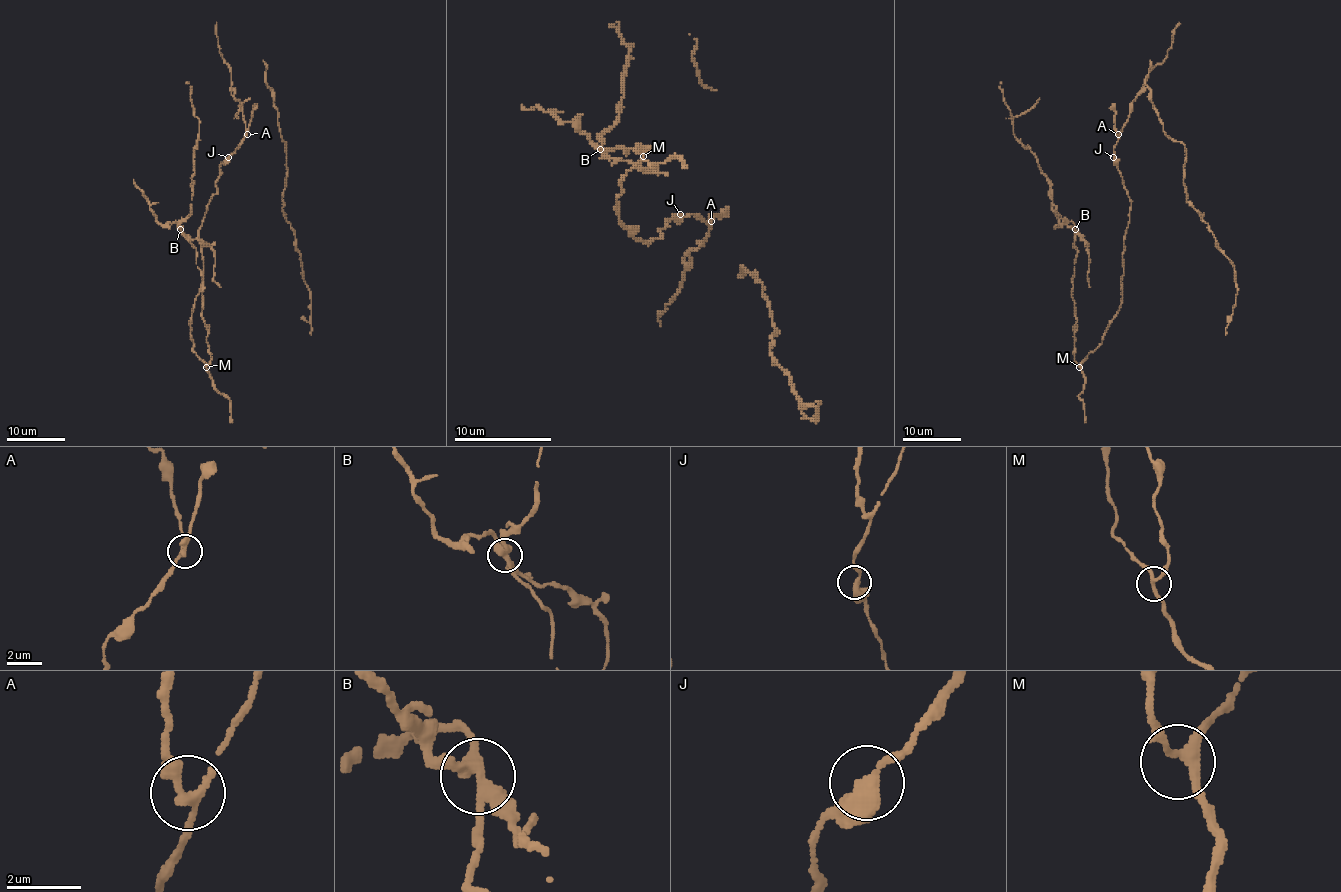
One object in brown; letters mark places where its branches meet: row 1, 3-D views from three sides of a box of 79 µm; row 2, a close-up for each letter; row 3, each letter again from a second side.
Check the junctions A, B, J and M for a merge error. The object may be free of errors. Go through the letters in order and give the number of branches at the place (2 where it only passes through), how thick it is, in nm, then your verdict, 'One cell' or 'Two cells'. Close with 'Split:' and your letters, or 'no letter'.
A: Branches: 3. Thickness 240 nm. One cell
B: Branches: 3. Thickness 340 nm. Two cells
J: Branches: 3. Thickness 340 nm. One cell
M: Branches: 3. Thickness 200 nm. One cell
Split: B

